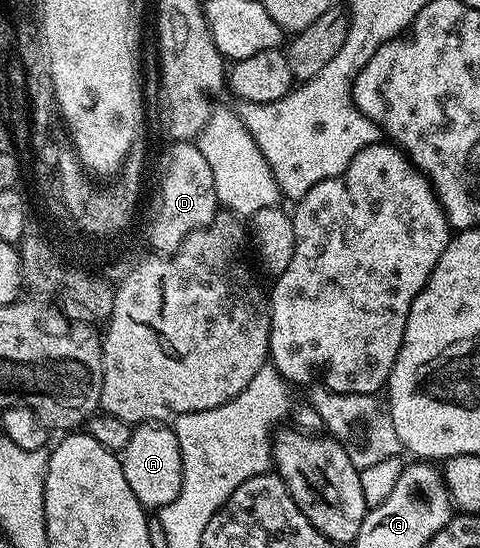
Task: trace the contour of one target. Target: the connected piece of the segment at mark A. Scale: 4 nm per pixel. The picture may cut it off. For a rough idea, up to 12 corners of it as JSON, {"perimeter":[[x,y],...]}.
{"perimeter":[[139,423],[120,452],[123,475],[146,510],[178,498],[175,431]]}

